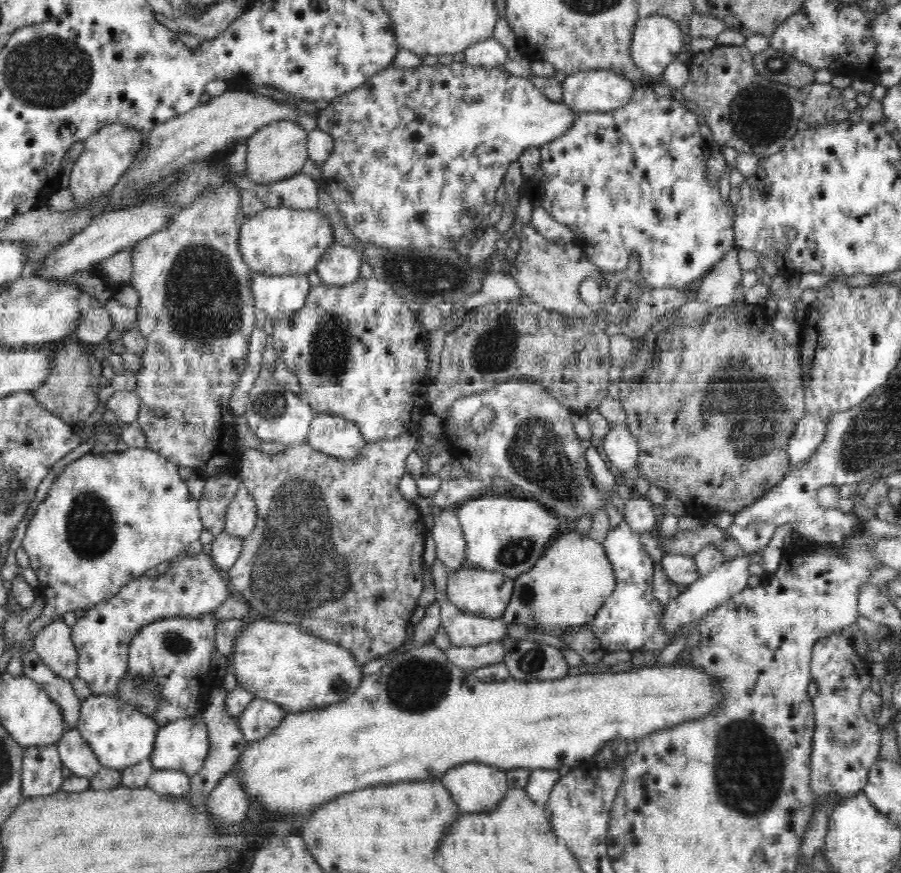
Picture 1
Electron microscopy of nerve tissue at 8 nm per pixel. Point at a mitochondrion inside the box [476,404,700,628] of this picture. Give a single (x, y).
(536, 451)

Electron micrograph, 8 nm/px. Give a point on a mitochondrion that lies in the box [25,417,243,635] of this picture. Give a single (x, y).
(89, 528)

